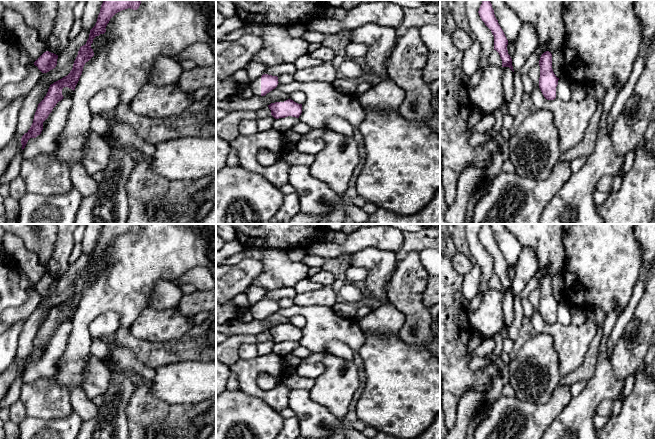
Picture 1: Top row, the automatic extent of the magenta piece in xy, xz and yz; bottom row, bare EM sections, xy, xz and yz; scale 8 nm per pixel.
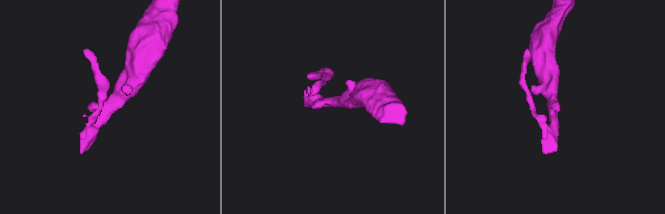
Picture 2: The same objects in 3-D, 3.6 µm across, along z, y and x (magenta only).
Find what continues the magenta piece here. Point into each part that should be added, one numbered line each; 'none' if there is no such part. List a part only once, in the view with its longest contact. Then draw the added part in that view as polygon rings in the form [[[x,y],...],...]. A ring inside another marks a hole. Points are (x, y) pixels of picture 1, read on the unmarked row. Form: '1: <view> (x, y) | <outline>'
1: xz (255, 310) | [[[261,301],[249,306],[248,311],[255,320],[261,320]]]

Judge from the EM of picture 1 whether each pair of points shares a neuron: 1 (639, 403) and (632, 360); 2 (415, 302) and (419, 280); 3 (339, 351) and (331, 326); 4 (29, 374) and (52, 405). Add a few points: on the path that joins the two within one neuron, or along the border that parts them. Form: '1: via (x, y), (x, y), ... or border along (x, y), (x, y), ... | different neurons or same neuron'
1: border along (641, 364), (634, 371) | different neurons
2: via (415, 297), (415, 285) | same neuron
3: border along (325, 346), (332, 341), (340, 341), (353, 351) | different neurons
4: border along (51, 377), (40, 377), (31, 382), (23, 383) | different neurons

